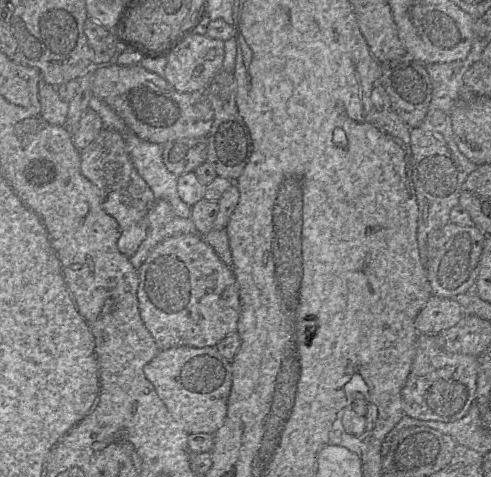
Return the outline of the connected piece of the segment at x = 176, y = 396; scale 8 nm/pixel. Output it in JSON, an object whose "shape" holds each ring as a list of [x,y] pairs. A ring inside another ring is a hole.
{"shape":[[[176,346],[159,350],[157,355],[145,365],[144,374],[154,386],[171,416],[188,434],[213,435],[223,425],[231,390],[232,372],[231,362],[225,359],[216,347]]]}

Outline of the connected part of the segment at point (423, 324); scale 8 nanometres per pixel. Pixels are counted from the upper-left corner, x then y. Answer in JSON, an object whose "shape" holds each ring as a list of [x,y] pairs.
{"shape":[[[431,295],[415,320],[415,328],[419,334],[439,334],[456,325],[463,316],[455,299]]]}

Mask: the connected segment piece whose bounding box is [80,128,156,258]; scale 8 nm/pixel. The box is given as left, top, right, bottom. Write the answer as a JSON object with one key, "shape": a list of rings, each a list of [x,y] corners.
{"shape":[[[102,128],[97,137],[80,151],[80,167],[83,176],[98,188],[102,209],[118,223],[119,251],[132,257],[148,234],[147,216],[156,199],[134,167],[122,135]]]}

